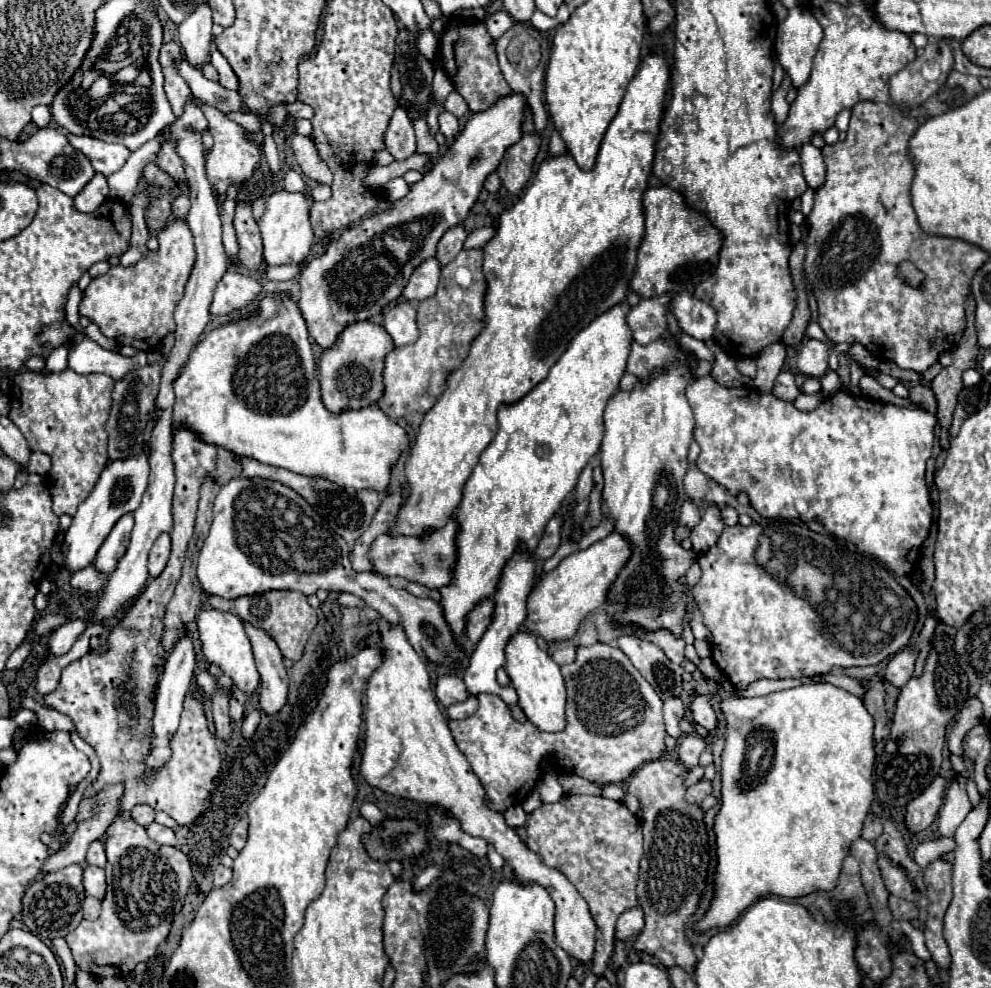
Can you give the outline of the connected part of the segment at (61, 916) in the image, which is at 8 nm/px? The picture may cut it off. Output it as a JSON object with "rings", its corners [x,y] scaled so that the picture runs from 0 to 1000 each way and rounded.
{"rings":[[[70,876],[55,884],[37,888],[23,906],[23,934],[33,942],[33,946],[47,948],[66,948],[82,934],[82,914],[86,910],[84,900],[84,880],[82,876]]]}

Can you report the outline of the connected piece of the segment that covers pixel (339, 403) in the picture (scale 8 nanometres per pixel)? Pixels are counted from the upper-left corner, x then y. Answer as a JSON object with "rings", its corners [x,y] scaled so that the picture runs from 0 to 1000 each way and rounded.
{"rings":[[[364,325],[348,331],[338,349],[328,353],[322,365],[322,386],[328,412],[336,418],[344,418],[348,414],[378,410],[378,406],[386,400],[386,363],[393,355],[397,355],[397,351],[399,349],[393,343],[393,337],[384,329]]]}

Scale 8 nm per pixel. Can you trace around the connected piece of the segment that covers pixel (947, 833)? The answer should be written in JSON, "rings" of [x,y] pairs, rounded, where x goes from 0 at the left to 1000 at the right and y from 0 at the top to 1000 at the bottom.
{"rings":[[[966,784],[964,788],[960,788],[954,805],[954,813],[948,821],[948,829],[946,829],[948,843],[952,847],[962,847],[978,821],[980,821],[980,813],[974,803],[974,788]]]}

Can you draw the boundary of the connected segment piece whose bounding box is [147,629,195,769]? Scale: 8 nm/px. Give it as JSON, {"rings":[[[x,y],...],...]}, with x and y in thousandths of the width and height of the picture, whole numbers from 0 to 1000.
{"rings":[[[185,637],[183,645],[179,647],[179,651],[173,655],[171,659],[171,665],[169,665],[169,671],[166,671],[166,677],[164,677],[164,685],[162,685],[162,691],[160,691],[160,697],[158,697],[158,710],[156,710],[156,728],[154,728],[154,750],[152,750],[152,762],[148,766],[148,774],[158,778],[160,774],[164,774],[169,768],[171,768],[171,750],[173,750],[173,744],[179,740],[179,734],[181,734],[181,724],[183,724],[183,718],[185,718],[185,707],[187,707],[187,701],[193,693],[193,687],[195,687],[195,677],[197,677],[197,659],[195,659],[195,651],[193,651],[193,645],[189,641],[189,637]]]}

